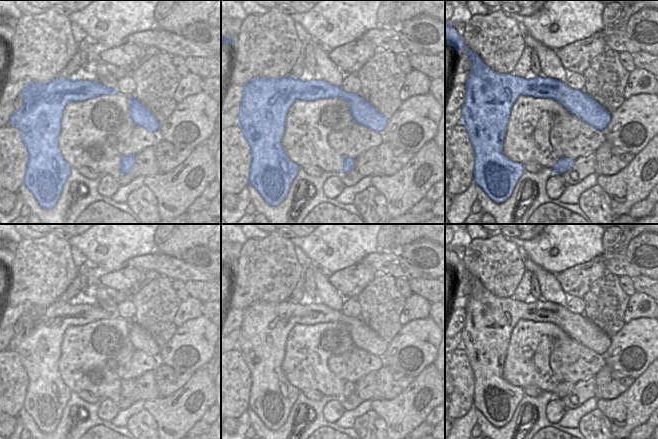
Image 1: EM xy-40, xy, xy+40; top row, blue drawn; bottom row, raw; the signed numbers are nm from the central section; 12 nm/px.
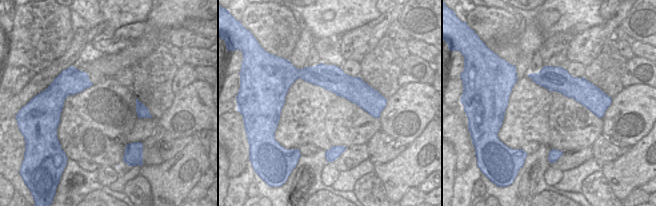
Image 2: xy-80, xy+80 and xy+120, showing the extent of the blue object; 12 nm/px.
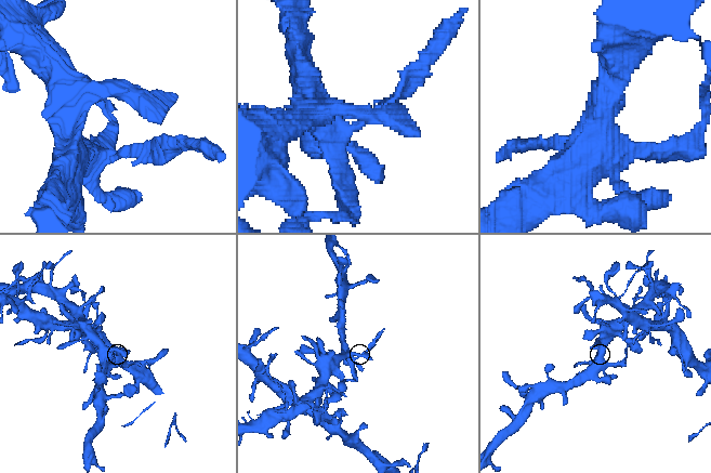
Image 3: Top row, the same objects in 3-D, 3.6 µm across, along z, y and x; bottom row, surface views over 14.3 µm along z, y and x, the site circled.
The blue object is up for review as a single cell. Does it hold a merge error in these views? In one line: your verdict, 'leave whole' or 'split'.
split

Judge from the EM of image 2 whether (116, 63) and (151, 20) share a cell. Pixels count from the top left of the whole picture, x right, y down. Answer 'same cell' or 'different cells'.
same cell

